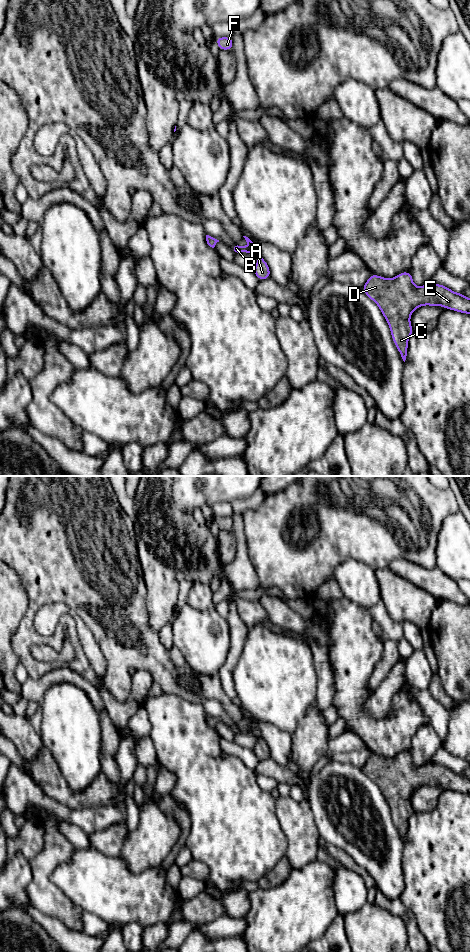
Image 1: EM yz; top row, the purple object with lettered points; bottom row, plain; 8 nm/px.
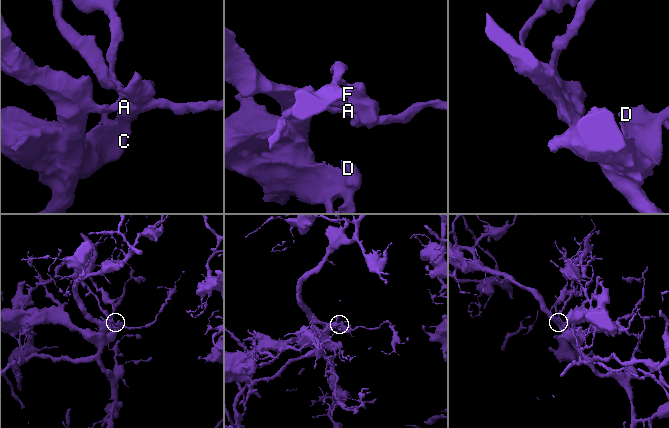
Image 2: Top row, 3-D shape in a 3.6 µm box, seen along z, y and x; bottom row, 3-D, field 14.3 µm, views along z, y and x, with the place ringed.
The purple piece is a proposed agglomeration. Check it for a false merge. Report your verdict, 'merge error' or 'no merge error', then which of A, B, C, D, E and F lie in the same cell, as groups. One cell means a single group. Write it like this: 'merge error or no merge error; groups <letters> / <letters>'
merge error; groups A / B C D E F

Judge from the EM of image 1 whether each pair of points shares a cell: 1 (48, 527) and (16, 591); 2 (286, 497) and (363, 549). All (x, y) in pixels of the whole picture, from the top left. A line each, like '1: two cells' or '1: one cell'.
1: two cells
2: one cell

